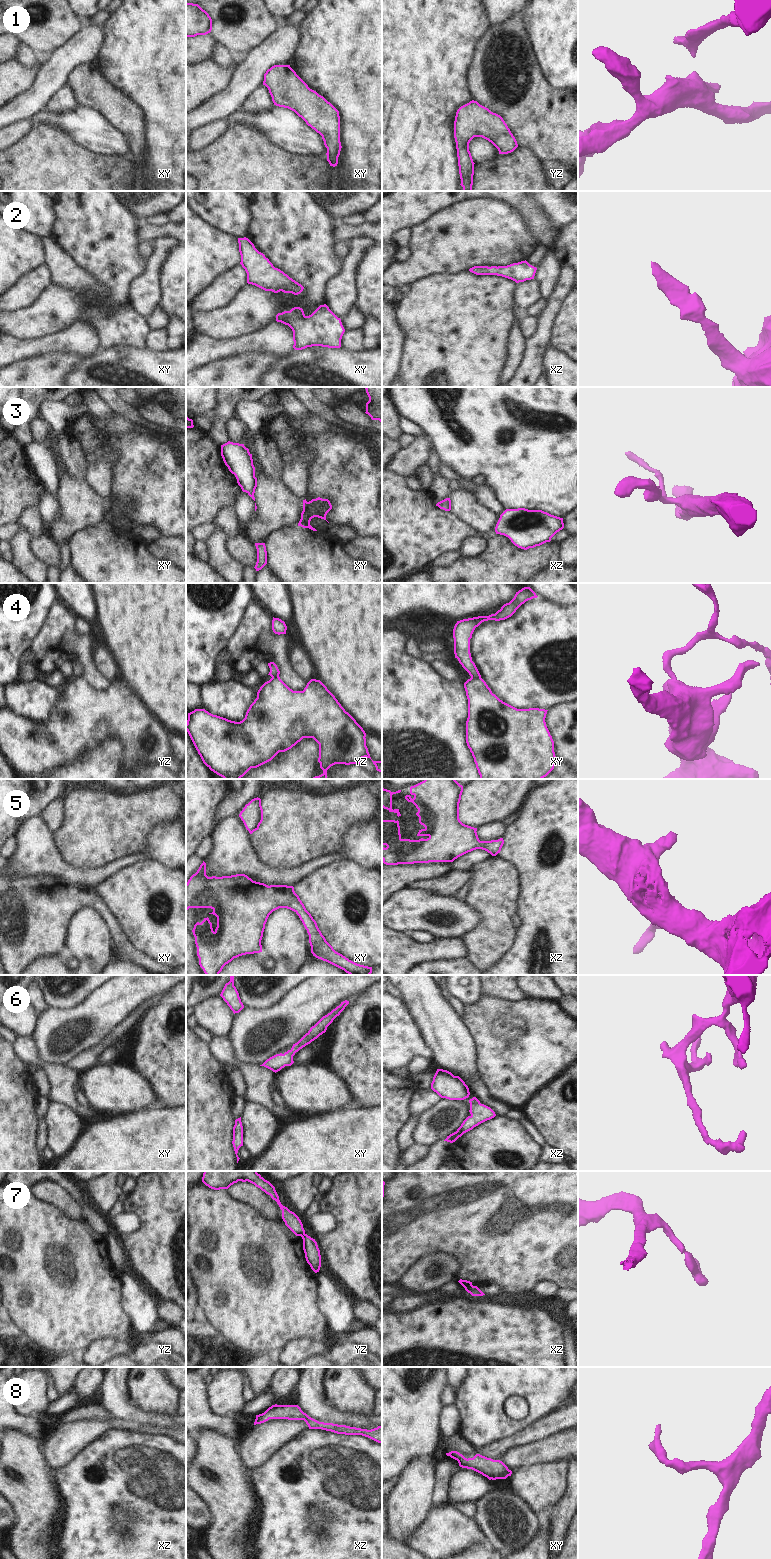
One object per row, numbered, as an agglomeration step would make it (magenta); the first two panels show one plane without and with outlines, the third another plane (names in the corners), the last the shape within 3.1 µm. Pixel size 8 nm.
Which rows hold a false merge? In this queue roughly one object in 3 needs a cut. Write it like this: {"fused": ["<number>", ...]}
{"fused": ["4", "7"]}

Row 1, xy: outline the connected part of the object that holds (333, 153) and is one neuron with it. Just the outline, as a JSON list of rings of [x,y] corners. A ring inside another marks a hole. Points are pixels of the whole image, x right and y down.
[[[290,65],[272,66],[264,74],[263,85],[268,88],[274,105],[294,111],[308,126],[322,136],[324,145],[327,148],[327,161],[330,166],[337,166],[338,157],[342,148],[340,142],[339,111],[323,96],[310,89]]]

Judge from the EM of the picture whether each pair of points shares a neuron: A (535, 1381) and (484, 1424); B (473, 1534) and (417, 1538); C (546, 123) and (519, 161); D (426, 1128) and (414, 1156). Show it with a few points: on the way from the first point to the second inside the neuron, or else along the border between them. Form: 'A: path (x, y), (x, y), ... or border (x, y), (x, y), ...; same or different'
A: path (519, 1381), (515, 1381), (492, 1404), (492, 1408); same
B: path (459, 1534), (440, 1534), (435, 1538), (431, 1538); same
C: border (518, 145), (530, 149), (539, 160); different
D: border (414, 1142), (430, 1146); different

